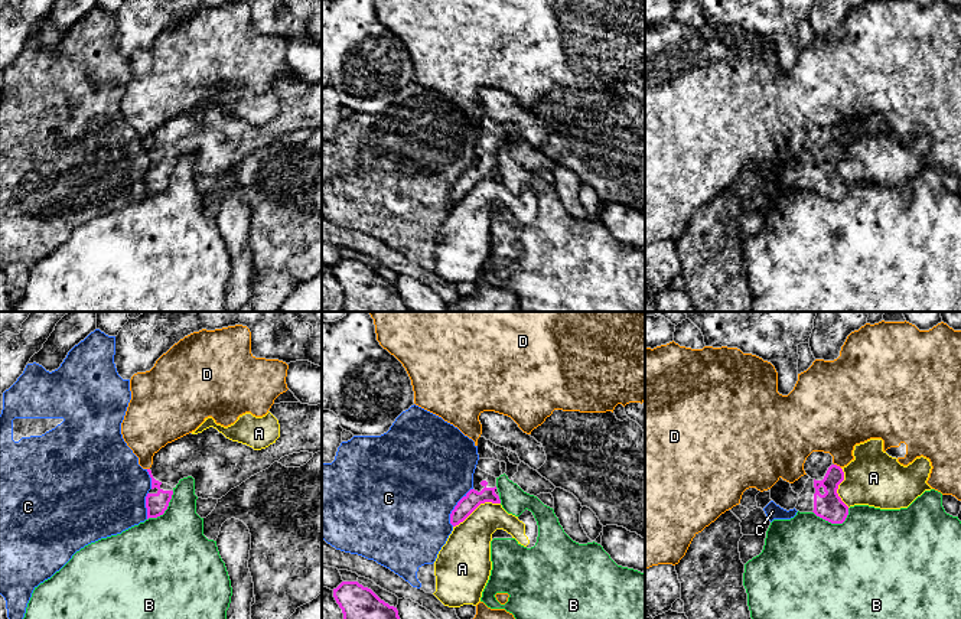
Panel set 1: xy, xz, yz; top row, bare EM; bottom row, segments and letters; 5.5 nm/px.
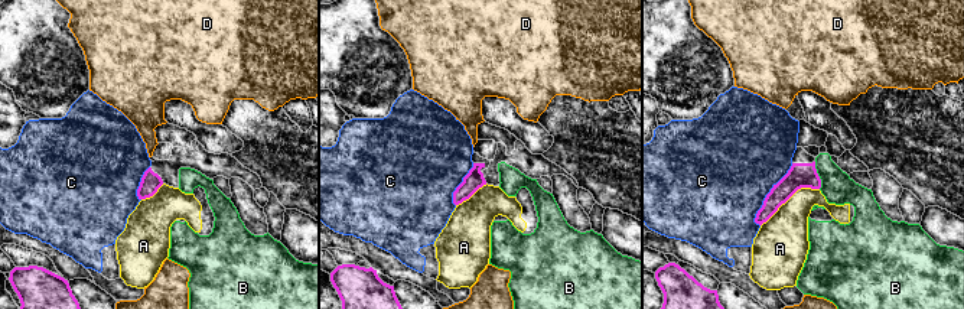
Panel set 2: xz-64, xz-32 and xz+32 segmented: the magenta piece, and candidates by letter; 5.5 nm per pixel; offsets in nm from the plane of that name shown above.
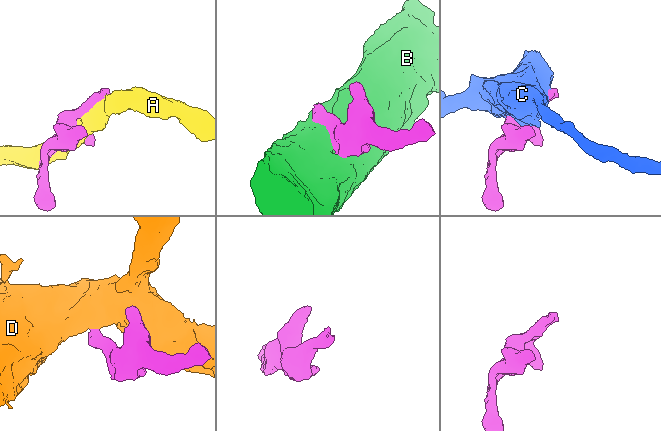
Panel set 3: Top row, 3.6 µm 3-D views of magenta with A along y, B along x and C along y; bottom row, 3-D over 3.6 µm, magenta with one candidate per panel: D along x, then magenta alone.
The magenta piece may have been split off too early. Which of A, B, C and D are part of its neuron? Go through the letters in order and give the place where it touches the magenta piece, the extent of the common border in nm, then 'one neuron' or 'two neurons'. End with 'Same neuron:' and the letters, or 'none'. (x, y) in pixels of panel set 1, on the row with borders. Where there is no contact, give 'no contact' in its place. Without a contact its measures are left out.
A: meets magenta in xz at (476, 507); contact 300 nm long; two neurons
B: meets magenta in yz at (834, 523); contact 200 nm long; two neurons
C: meets magenta in xz at (455, 507); contact 240 nm long; two neurons
D: meets magenta in yz at (836, 465); contact 50 nm long; two neurons
Same neuron: none

